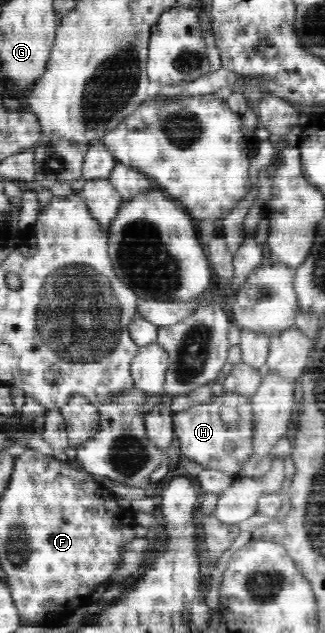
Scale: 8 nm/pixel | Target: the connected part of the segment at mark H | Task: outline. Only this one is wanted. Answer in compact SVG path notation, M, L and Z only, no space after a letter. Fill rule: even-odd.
M219 391L216 396L203 404L192 404L189 410L175 412L172 416L174 432L180 442L180 449L183 456L194 460L207 470L223 470L234 476L240 476L241 464L249 460L253 453L254 425L253 405L251 399L237 393ZM221 408L235 408L239 418L235 424L226 424L221 419ZM233 442L233 450L227 452L225 444Z

